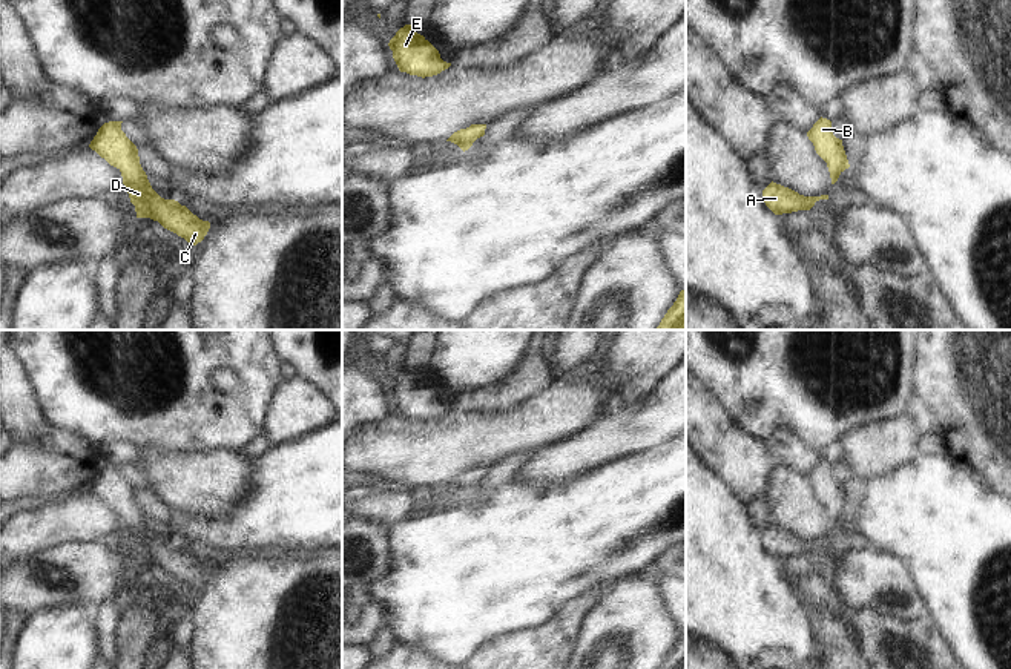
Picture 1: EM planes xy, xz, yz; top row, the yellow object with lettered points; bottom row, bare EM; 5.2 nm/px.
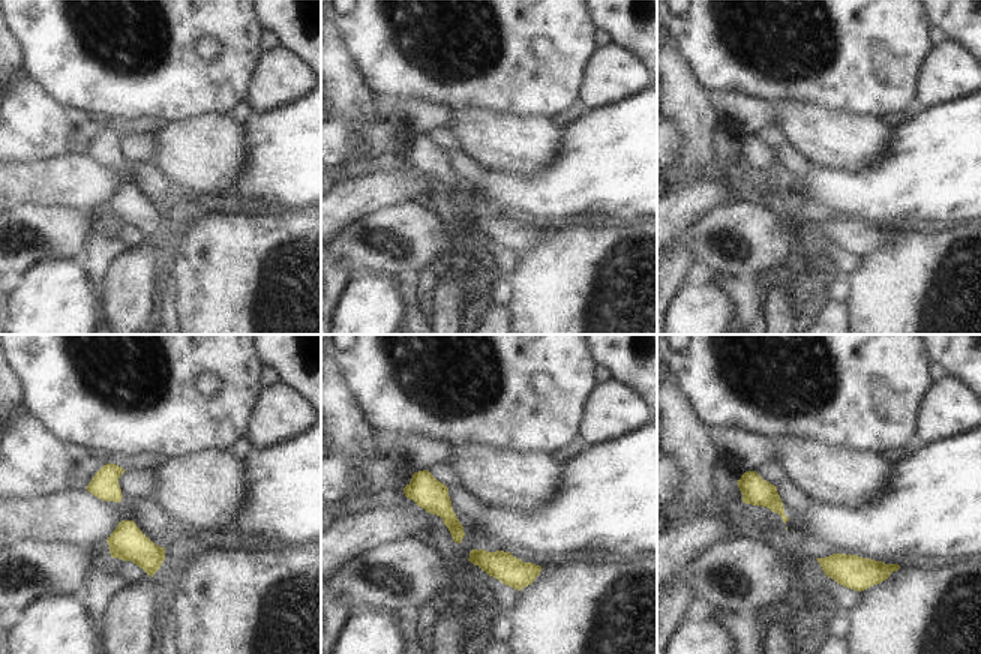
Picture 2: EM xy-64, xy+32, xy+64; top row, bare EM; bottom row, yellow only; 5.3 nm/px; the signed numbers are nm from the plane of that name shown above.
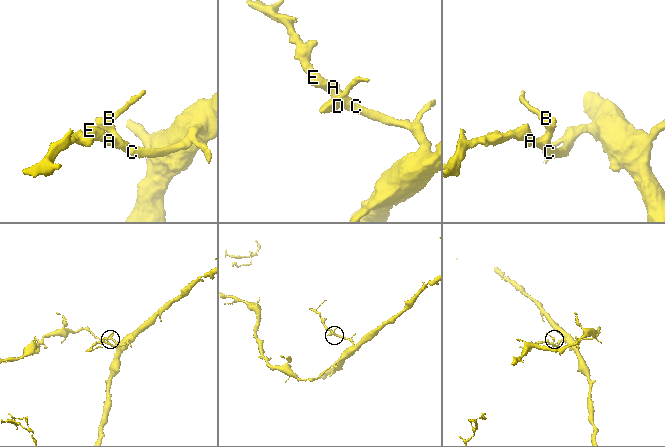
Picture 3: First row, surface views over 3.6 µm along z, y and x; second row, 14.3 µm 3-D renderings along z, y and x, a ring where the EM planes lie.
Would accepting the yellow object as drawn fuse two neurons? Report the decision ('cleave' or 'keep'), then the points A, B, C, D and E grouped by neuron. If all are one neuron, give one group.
keep | A B C D E

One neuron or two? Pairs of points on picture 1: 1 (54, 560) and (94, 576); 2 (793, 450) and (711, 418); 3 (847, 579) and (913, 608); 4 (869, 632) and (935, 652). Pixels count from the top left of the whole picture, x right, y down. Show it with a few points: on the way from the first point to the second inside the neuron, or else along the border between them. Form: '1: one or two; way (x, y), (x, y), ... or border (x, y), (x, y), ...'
1: one; way (63, 570), (68, 574), (85, 574)
2: one; way (773, 451), (744, 451), (731, 438)
3: one; way (866, 579), (879, 580), (887, 588), (901, 593)
4: one; way (885, 632), (908, 637), (918, 646)

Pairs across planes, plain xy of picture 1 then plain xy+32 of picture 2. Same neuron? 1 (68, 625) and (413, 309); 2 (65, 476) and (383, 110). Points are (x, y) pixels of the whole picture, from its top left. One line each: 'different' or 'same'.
1: different
2: same

